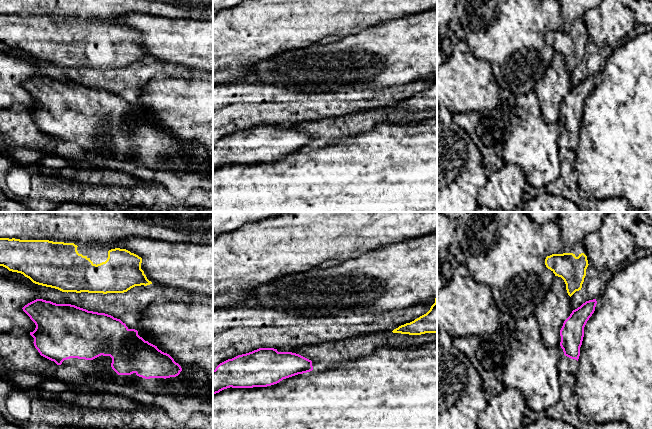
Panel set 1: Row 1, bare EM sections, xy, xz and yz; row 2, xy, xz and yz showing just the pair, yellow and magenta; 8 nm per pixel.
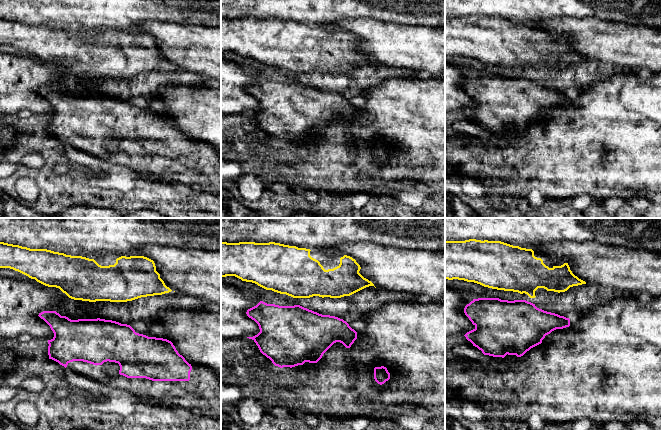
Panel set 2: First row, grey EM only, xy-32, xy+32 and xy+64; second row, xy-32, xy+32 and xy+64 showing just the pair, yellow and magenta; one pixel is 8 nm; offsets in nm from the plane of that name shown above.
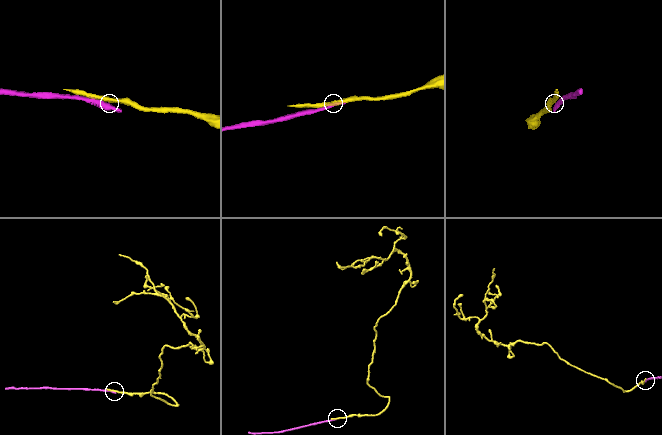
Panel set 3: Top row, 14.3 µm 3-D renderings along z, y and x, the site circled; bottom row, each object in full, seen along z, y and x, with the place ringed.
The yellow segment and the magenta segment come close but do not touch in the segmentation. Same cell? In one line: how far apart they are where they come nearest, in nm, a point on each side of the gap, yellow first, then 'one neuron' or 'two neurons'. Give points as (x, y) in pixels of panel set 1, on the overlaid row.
100 nm | xy (67, 292), (67, 304) | two neurons

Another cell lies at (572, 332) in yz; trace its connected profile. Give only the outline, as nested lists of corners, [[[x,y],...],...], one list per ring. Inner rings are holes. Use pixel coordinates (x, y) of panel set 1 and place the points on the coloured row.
[[[596,299],[586,301],[580,307],[573,310],[564,321],[560,330],[560,346],[565,356],[578,361],[584,337],[584,327],[594,313],[596,304]]]

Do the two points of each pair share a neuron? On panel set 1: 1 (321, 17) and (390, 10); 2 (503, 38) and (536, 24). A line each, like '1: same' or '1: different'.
1: same
2: same

